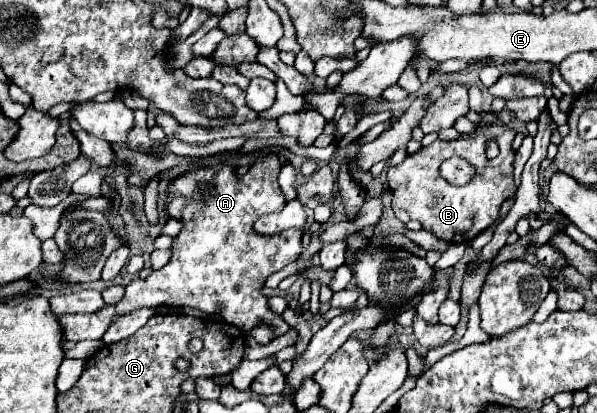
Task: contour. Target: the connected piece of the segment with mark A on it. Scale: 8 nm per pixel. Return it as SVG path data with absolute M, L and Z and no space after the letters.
M266 154L262 160L252 164L252 168L242 178L238 178L230 166L220 164L220 166L216 166L216 170L208 166L208 168L202 168L202 172L188 172L186 176L174 180L170 184L170 194L168 194L168 214L172 218L182 220L184 228L178 236L174 236L174 244L172 244L174 252L172 252L170 262L166 266L162 266L160 270L154 270L146 279L134 278L132 282L128 282L124 298L116 306L104 306L102 310L98 310L94 314L56 316L58 324L64 332L64 338L74 340L74 342L100 340L104 336L104 332L108 330L114 316L128 314L138 308L152 308L152 306L192 306L192 308L198 308L206 314L216 312L224 322L238 326L246 334L250 334L260 322L272 326L274 338L286 334L290 330L290 326L284 322L282 316L278 316L274 310L270 310L268 298L260 290L270 274L282 270L284 266L288 266L290 262L296 262L300 258L302 230L290 228L290 230L276 232L272 236L260 236L252 228L252 224L258 216L264 216L270 212L280 212L286 204L284 194L278 186L278 168L282 168L280 160L274 154Z

